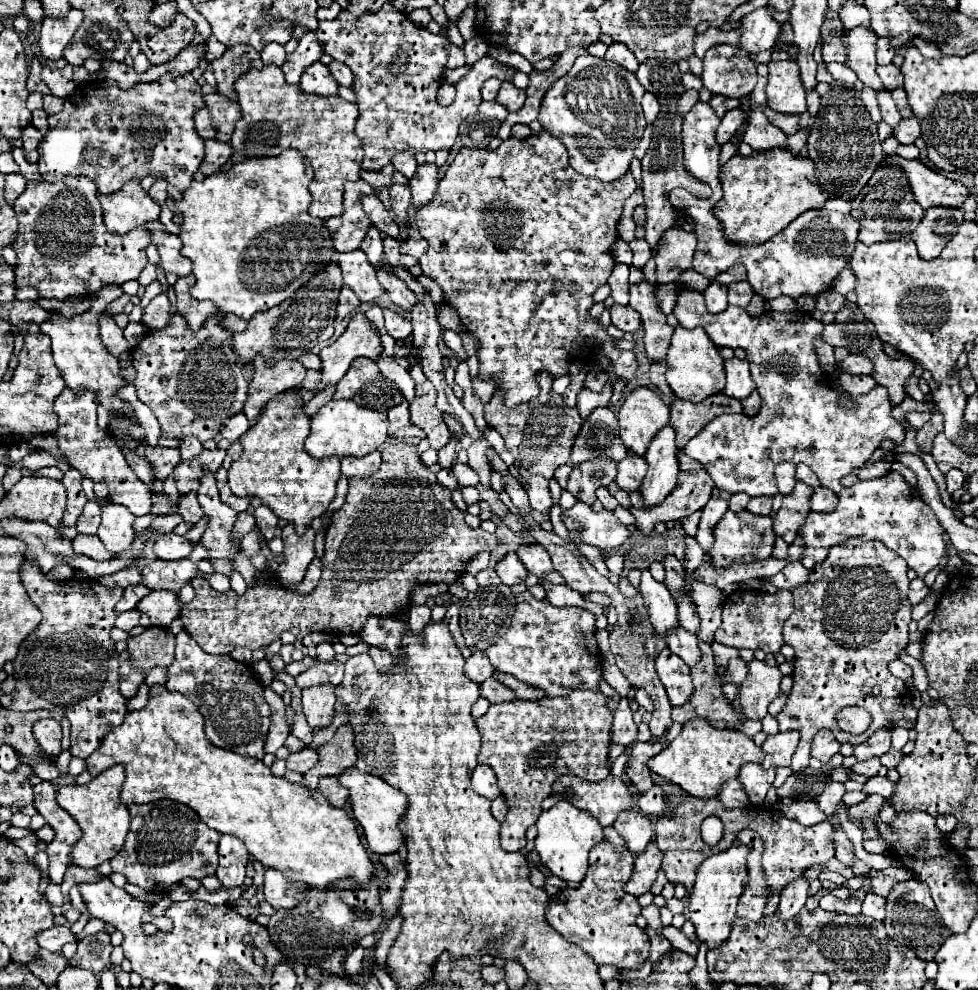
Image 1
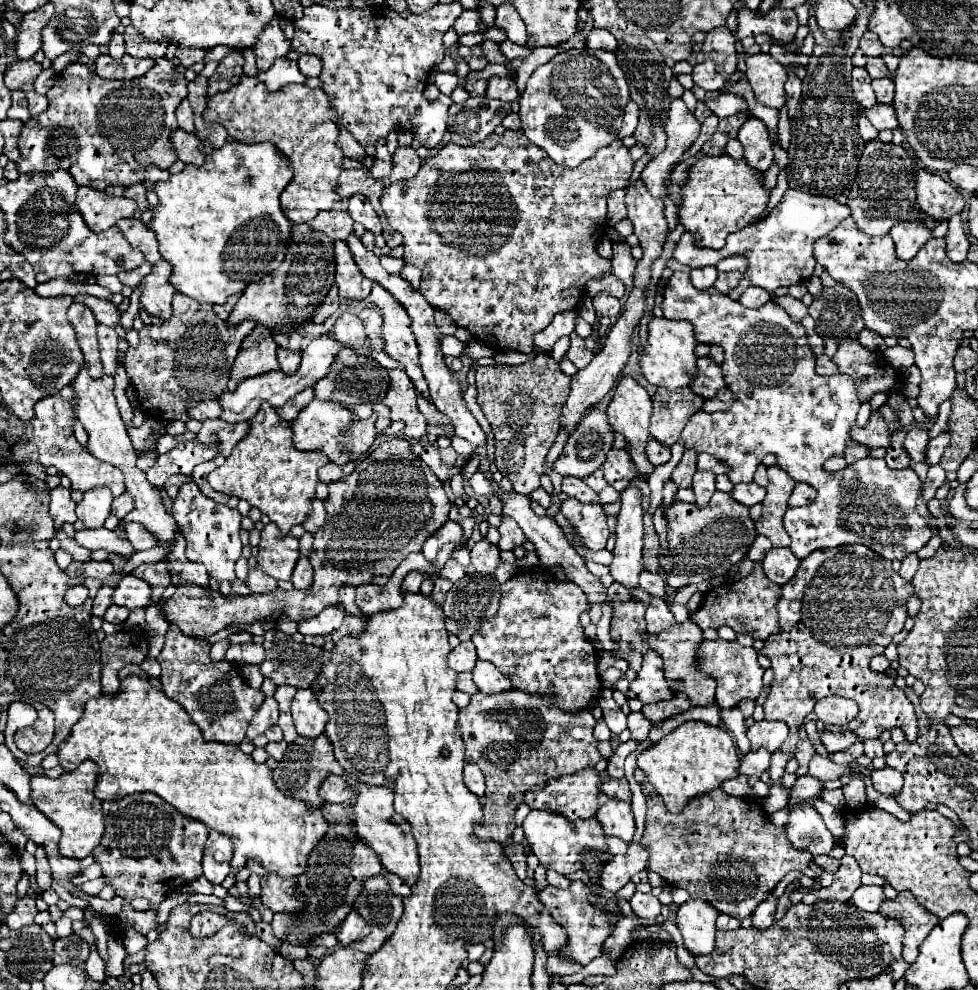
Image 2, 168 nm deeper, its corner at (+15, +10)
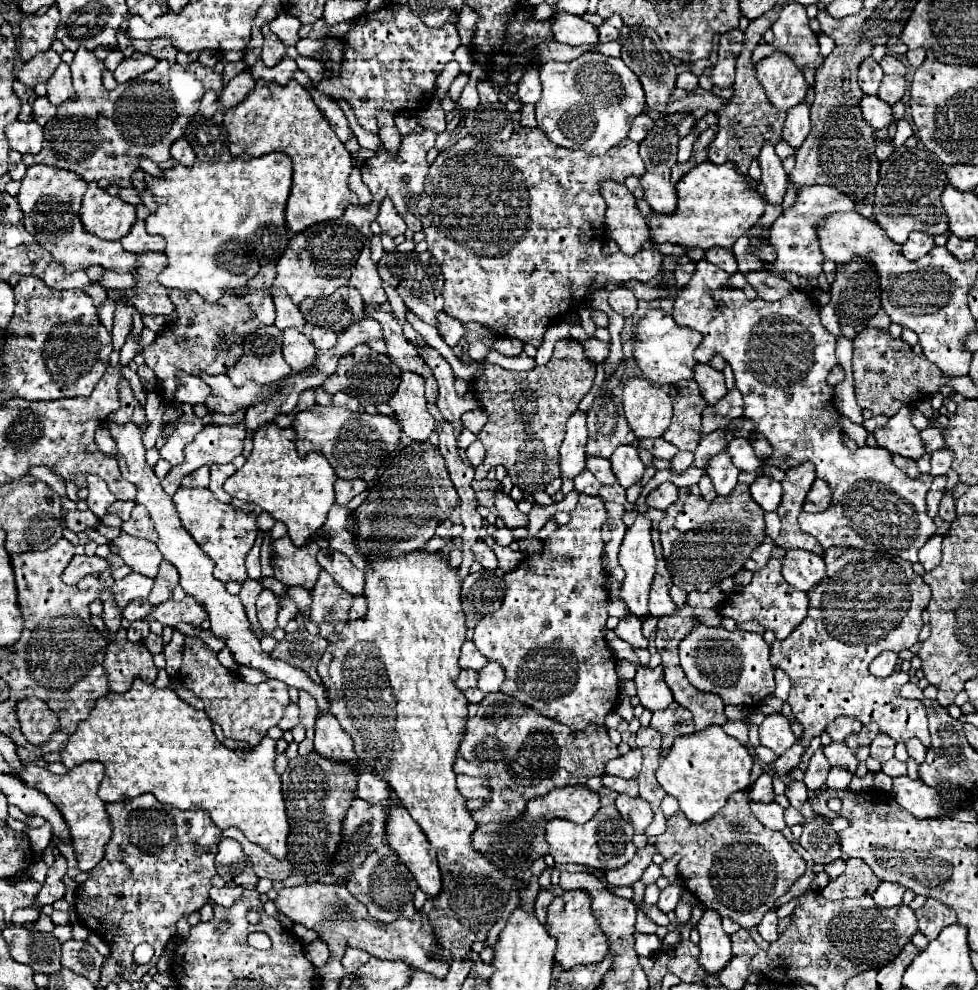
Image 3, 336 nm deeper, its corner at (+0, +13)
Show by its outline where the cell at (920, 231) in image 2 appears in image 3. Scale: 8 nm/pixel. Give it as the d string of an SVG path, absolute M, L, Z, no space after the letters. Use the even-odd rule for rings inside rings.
M913 231L909 233L909 239L907 243L903 243L903 255L909 259L909 261L917 261L921 259L923 255L927 255L933 247L933 237L929 233L919 233L919 231Z

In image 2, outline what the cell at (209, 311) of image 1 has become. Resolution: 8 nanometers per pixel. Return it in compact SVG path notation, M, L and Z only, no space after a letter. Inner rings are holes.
M160 260L152 264L152 272L144 276L140 284L140 310L144 310L150 316L158 316L168 320L172 316L172 296L176 290L172 284L168 284L168 276L172 274L172 266L166 260Z

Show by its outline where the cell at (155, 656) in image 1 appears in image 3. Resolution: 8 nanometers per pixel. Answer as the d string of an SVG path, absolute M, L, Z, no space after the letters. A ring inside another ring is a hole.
M119 629L115 639L109 643L103 665L109 679L109 689L115 693L125 693L135 677L153 683L157 675L149 649L143 643L129 641L125 629Z

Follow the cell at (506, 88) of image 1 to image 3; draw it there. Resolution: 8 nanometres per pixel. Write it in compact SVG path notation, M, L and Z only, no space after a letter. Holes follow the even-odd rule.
M525 67L523 77L517 83L517 97L521 103L537 103L541 99L541 81L535 67Z

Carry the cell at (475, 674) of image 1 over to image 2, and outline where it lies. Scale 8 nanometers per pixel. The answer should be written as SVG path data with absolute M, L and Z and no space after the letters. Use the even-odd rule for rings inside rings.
M460 642L448 656L448 666L456 672L470 672L476 664L476 648L474 644L468 642Z

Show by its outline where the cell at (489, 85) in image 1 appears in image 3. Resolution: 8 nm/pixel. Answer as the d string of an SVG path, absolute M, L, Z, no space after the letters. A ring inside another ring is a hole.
M479 81L477 91L481 97L481 103L497 103L499 101L499 91L489 81Z

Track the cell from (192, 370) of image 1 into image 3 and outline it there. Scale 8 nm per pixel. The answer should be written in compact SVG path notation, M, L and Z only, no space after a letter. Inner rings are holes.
M169 289L169 297L177 307L179 317L175 323L165 325L163 331L143 351L145 363L157 375L159 393L163 395L165 401L169 403L175 401L177 371L195 373L195 377L199 377L199 373L207 373L207 375L227 373L231 365L239 361L243 353L245 337L275 323L275 305L269 291L253 291L253 295L249 295L245 303L241 293L243 292L240 292L240 289L227 292L238 296L235 301L233 299L224 301L224 297L221 297L219 303L207 303L203 297L199 297L199 293Z

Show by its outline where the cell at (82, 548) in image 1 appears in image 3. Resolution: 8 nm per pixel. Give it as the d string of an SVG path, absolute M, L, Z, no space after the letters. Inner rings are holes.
M121 533L111 543L119 549L119 557L125 561L125 565L129 565L133 571L147 575L147 577L157 575L157 567L163 561L163 557L155 543L147 539L131 537L127 533Z

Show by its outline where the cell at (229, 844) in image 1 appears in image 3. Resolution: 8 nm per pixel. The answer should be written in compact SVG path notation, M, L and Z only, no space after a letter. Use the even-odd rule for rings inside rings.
M223 839L219 843L219 851L215 857L215 867L217 873L225 879L225 881L233 881L237 877L237 873L241 873L245 867L249 867L247 855L243 853L241 845L235 839Z

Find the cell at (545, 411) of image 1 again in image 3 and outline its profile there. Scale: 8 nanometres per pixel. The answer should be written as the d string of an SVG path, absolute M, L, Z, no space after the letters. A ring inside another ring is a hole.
M573 339L559 341L551 361L531 371L507 371L499 365L487 365L485 373L471 381L477 401L489 415L487 425L477 435L487 449L487 457L475 469L475 479L485 479L491 467L505 465L521 491L545 491L559 477L559 445L563 443L565 421L591 391L593 379L595 363L583 355L581 343Z

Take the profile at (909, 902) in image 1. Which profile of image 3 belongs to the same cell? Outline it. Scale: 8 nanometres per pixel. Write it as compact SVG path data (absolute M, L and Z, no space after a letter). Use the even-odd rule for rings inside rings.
M927 899L925 905L921 909L915 911L917 921L919 921L919 931L929 939L937 939L937 935L941 933L943 927L951 925L957 921L955 911L949 909L947 905L935 901L935 899Z

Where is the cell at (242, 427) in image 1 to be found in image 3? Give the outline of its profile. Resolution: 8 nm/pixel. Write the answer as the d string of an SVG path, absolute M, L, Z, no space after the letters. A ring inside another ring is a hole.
M185 371L179 373L179 389L175 393L175 401L179 403L189 403L189 405L203 405L211 397L211 387L203 383L201 377L193 377Z

